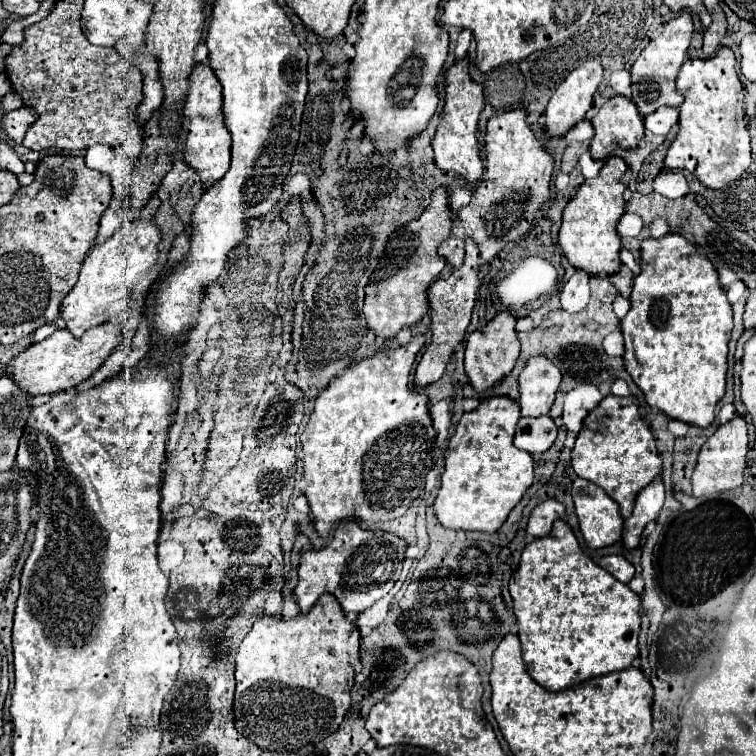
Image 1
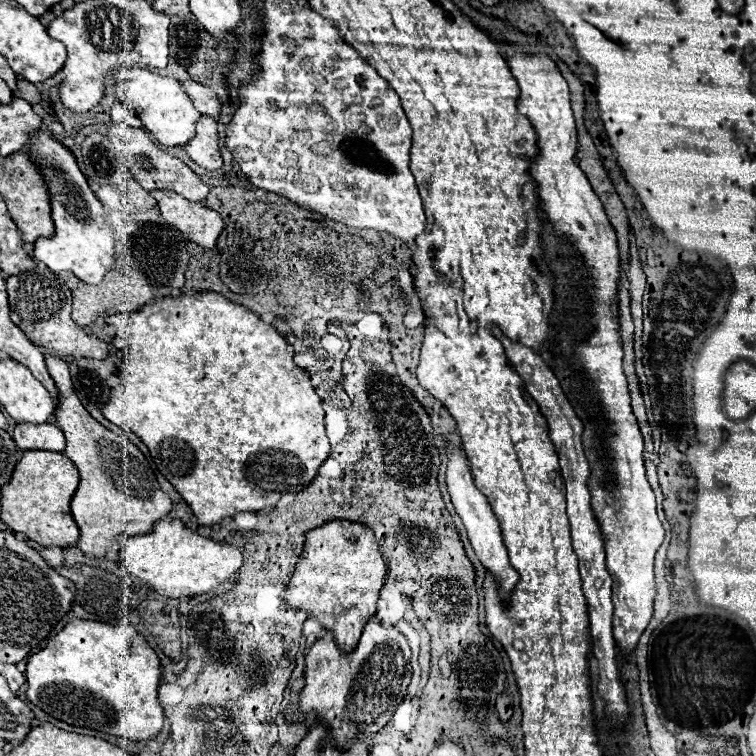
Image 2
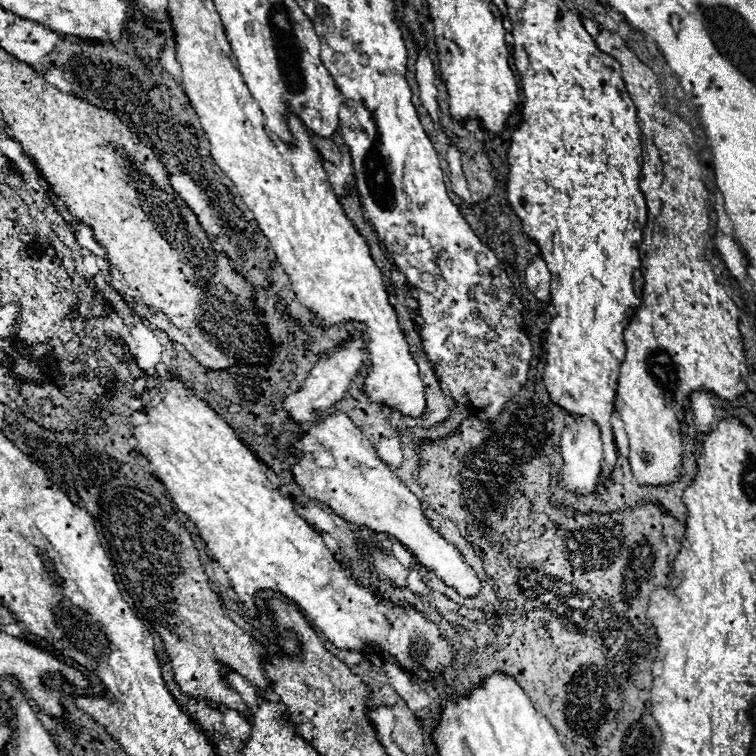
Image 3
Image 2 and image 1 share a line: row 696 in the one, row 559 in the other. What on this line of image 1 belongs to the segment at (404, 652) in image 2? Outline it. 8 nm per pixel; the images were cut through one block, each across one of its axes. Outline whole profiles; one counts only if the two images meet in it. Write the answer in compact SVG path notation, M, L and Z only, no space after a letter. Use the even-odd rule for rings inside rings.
M344 520L344 522L340 522L338 528L334 530L334 536L332 536L330 544L326 548L304 552L302 558L300 558L298 584L294 588L294 596L296 596L296 602L300 606L300 612L308 612L314 606L314 602L322 594L326 594L326 592L332 594L332 596L336 596L336 600L340 602L340 606L342 606L342 610L346 614L350 614L350 612L354 612L354 614L364 612L366 608L370 608L374 602L378 602L382 596L386 596L392 590L392 586L398 580L400 570L402 570L404 550L406 550L406 542L402 538L398 538L396 534L364 530L364 528L358 526L356 520Z

